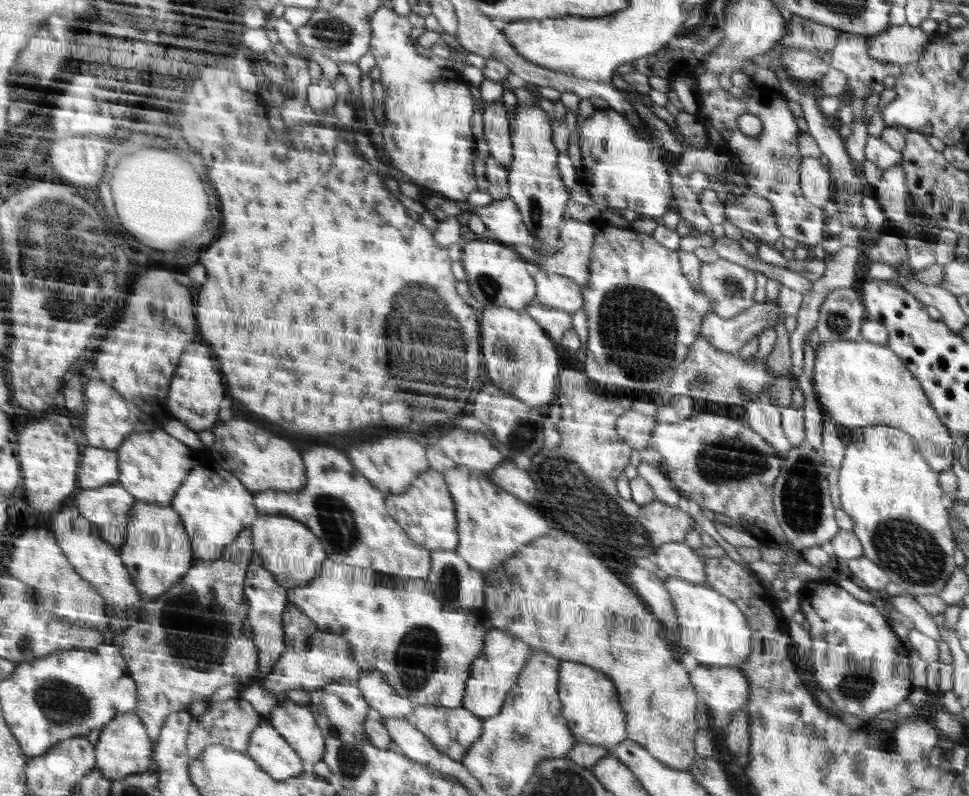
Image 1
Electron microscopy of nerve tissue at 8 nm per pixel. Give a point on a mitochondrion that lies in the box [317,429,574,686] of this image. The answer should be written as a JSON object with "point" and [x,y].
{"point":[448,580]}

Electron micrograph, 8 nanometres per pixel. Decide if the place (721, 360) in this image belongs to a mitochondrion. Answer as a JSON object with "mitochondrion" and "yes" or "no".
{"mitochondrion":"no"}

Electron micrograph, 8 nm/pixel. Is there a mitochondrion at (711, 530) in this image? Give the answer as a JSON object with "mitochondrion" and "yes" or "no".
{"mitochondrion":"no"}

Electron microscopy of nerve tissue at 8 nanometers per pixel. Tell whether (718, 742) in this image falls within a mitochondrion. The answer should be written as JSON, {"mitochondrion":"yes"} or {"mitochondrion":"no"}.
{"mitochondrion":"no"}

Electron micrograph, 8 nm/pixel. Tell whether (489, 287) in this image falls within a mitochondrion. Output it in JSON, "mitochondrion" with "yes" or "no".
{"mitochondrion":"yes"}

